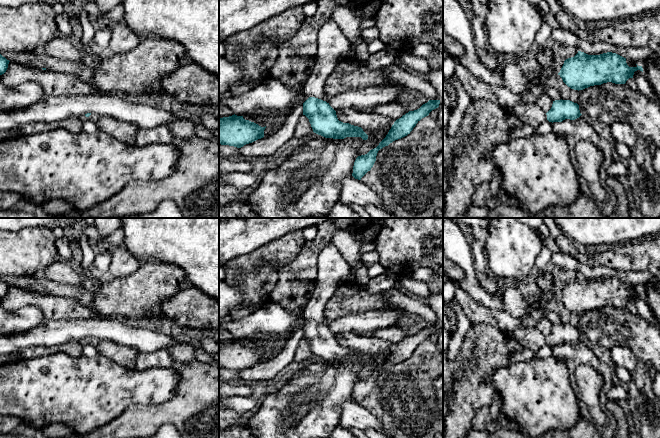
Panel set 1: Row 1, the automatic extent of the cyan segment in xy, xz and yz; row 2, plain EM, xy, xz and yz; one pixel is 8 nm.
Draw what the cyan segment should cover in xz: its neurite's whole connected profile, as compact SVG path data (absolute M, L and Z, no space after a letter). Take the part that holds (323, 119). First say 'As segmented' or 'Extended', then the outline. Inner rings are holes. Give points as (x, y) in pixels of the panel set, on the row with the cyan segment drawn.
Extended. M332 18L320 28L315 64L303 87L303 93L309 97L303 103L303 115L309 119L313 132L325 138L361 137L363 140L368 139L368 135L361 127L339 121L336 111L329 103L321 99L324 95L326 79L334 68L345 60L346 54L353 47L352 42Z

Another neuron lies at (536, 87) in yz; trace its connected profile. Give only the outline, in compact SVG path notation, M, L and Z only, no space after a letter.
M546 74L530 79L529 89L527 92L519 95L523 104L535 103L535 100L544 93Z

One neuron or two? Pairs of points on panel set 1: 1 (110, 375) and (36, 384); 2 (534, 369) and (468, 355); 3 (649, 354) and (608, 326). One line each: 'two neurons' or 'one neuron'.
1: one neuron
2: two neurons
3: one neuron

